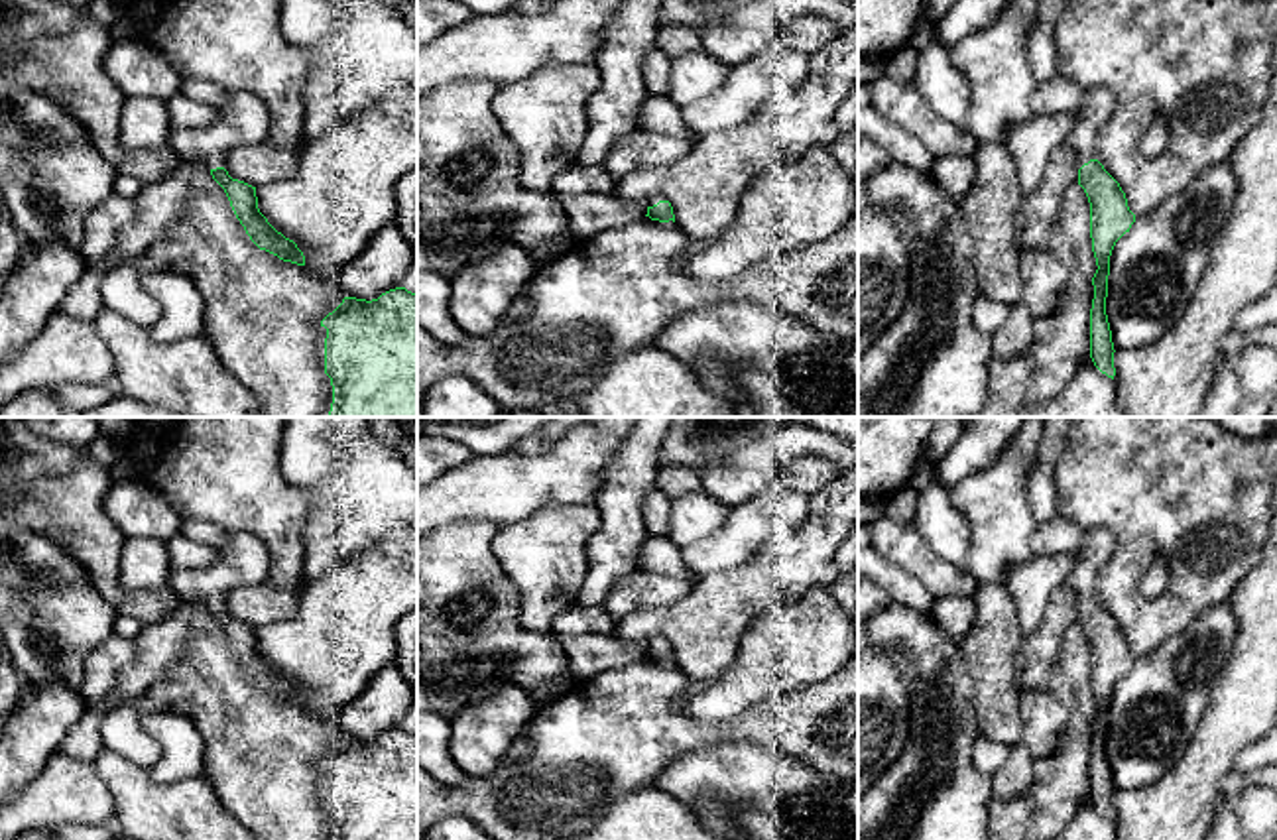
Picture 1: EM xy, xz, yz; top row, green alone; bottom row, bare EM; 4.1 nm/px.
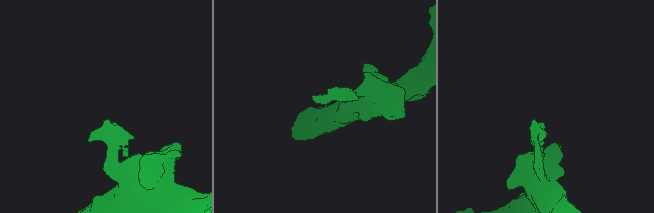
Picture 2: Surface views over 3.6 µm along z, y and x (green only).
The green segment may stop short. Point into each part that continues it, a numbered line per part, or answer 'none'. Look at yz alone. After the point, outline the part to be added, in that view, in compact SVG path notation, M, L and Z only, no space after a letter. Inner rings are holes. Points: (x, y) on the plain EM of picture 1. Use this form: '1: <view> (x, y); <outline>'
1: yz (1098, 545); M1086 529L1080 549L1076 551L1076 563L1064 580L1064 586L1078 596L1078 610L1096 600L1094 582L1104 565L1116 551L1116 537L1104 529Z

